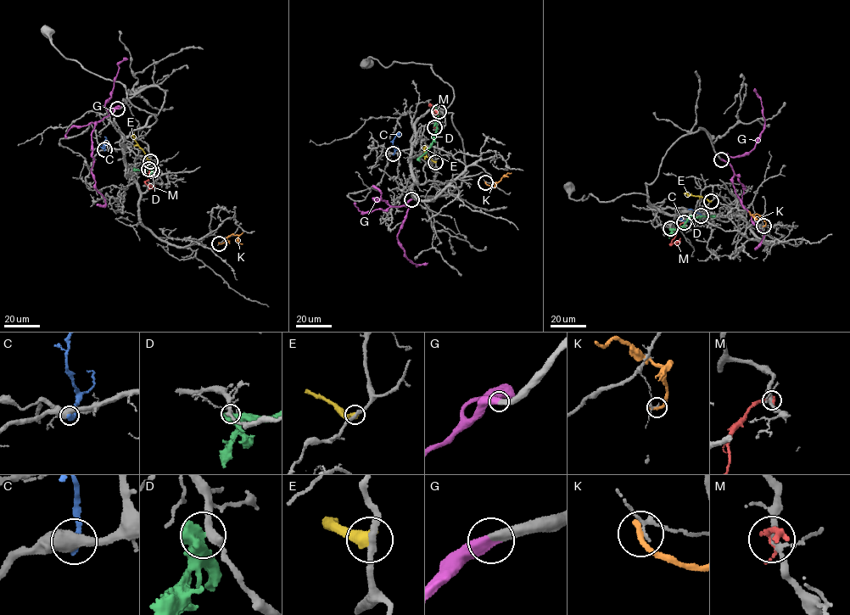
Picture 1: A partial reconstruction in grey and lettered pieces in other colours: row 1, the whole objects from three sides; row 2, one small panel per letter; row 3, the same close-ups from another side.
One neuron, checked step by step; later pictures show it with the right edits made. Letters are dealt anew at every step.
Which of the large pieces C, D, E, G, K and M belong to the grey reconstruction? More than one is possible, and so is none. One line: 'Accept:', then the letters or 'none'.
Accept: G

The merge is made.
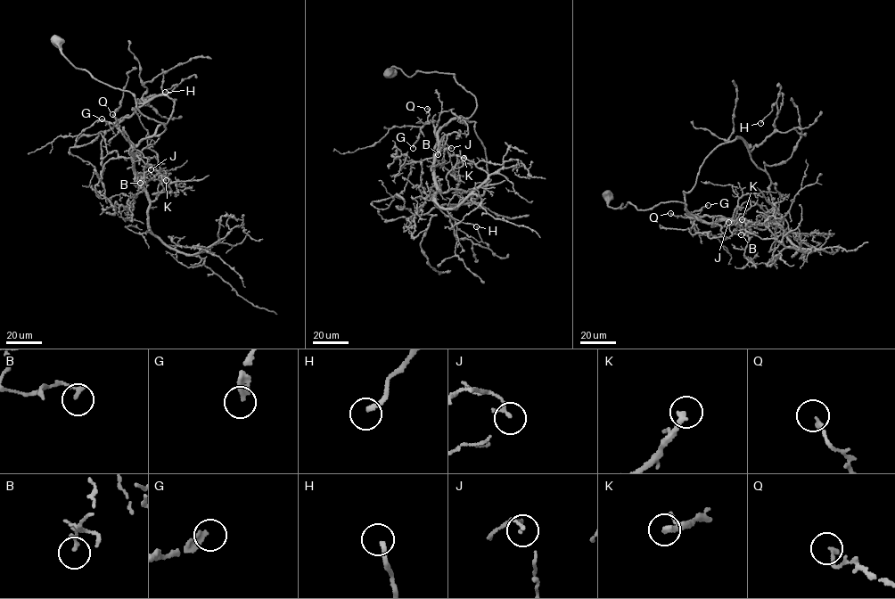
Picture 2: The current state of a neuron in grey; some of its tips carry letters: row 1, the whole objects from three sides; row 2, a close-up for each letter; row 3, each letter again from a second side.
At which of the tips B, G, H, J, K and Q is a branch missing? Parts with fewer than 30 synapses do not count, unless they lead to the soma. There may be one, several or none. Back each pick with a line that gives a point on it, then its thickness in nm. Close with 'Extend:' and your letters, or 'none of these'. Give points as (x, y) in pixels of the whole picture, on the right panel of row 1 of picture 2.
G: place (708, 205); calibre 240 nm
Extend: G

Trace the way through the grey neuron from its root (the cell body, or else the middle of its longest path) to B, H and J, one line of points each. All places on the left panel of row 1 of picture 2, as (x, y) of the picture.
B: (55, 40), (73, 66), (129, 91), (140, 112), (165, 127), (134, 147), (134, 155), (145, 165), (140, 183)
H: (55, 40), (73, 66), (129, 91), (165, 127), (156, 135), (176, 100), (137, 100), (177, 84), (165, 92)
J: (55, 40), (73, 66), (129, 91), (140, 112), (165, 127), (134, 148), (144, 168), (151, 169)

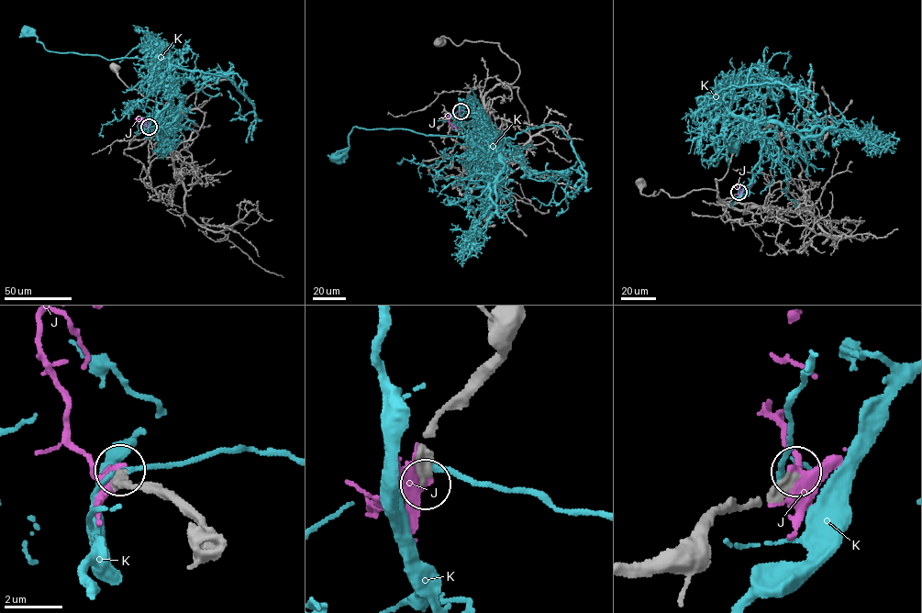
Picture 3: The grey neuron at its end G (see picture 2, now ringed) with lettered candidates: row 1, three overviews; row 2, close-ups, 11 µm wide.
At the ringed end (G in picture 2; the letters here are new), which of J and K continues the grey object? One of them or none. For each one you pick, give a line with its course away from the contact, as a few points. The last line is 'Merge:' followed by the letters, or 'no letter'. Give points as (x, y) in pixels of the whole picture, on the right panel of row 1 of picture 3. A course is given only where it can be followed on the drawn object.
Merge: no letter

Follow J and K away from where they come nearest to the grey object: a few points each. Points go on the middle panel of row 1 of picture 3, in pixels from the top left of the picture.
J: (460, 110), (459, 116), (449, 117), (449, 122), (456, 128)
K: (460, 110), (474, 143), (489, 154), (497, 151), (489, 135), (355, 127), (338, 157)

